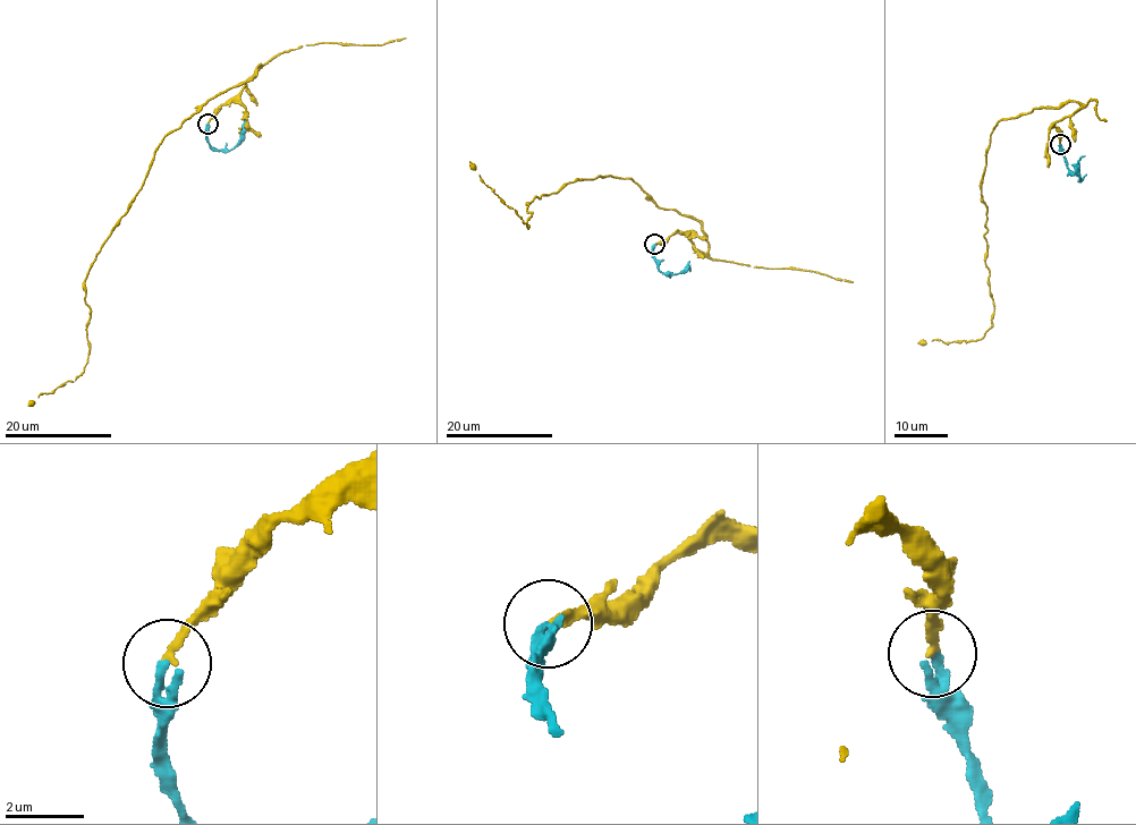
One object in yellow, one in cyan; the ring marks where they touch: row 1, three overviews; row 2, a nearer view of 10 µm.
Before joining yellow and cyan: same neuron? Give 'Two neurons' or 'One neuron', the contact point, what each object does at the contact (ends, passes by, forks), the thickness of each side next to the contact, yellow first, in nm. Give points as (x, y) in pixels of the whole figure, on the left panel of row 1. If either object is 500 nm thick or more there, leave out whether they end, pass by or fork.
One neuron. Place: (208, 124). At the ring yellow ends. At the ring cyan ends. Thickness 180 nm (yellow) against 200 nm

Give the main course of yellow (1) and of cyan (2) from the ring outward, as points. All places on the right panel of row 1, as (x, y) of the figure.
1: (1060, 144), (1053, 125), (1081, 108), (1075, 101), (995, 125), (981, 185), (992, 326), (966, 343), (917, 343)
2: (1060, 144), (1067, 166), (1081, 181), (1078, 160), (1085, 155)

